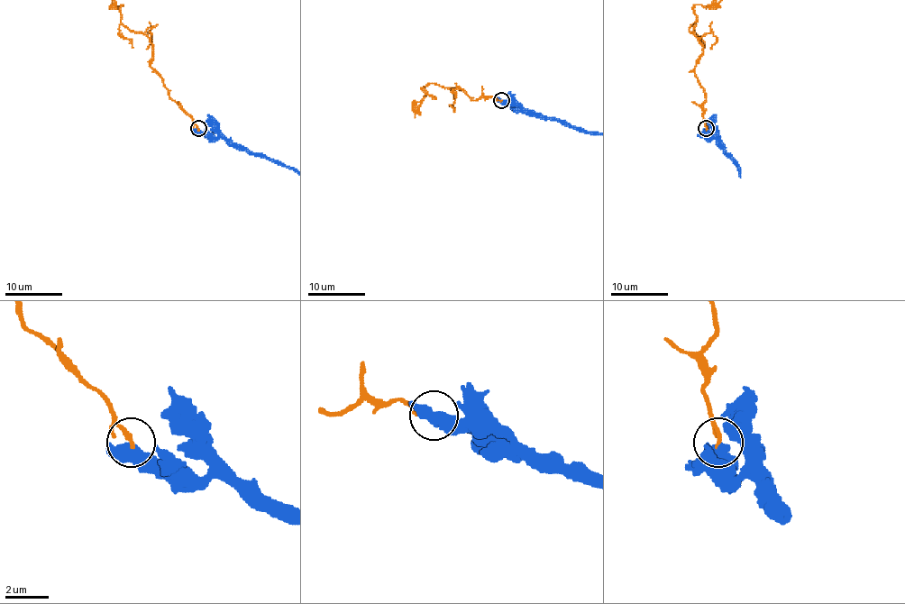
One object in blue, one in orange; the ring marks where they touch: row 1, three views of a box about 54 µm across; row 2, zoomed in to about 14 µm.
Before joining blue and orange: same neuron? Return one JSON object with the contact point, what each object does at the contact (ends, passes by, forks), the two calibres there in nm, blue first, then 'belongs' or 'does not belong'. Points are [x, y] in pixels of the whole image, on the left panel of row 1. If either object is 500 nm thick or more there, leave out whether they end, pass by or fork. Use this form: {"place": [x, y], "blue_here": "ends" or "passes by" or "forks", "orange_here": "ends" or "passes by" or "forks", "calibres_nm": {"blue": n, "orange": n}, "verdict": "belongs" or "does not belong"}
{"place": [198, 128], "blue_here": "passes by", "orange_here": "ends", "calibres_nm": {"blue": 480, "orange": 190}, "verdict": "does not belong"}

